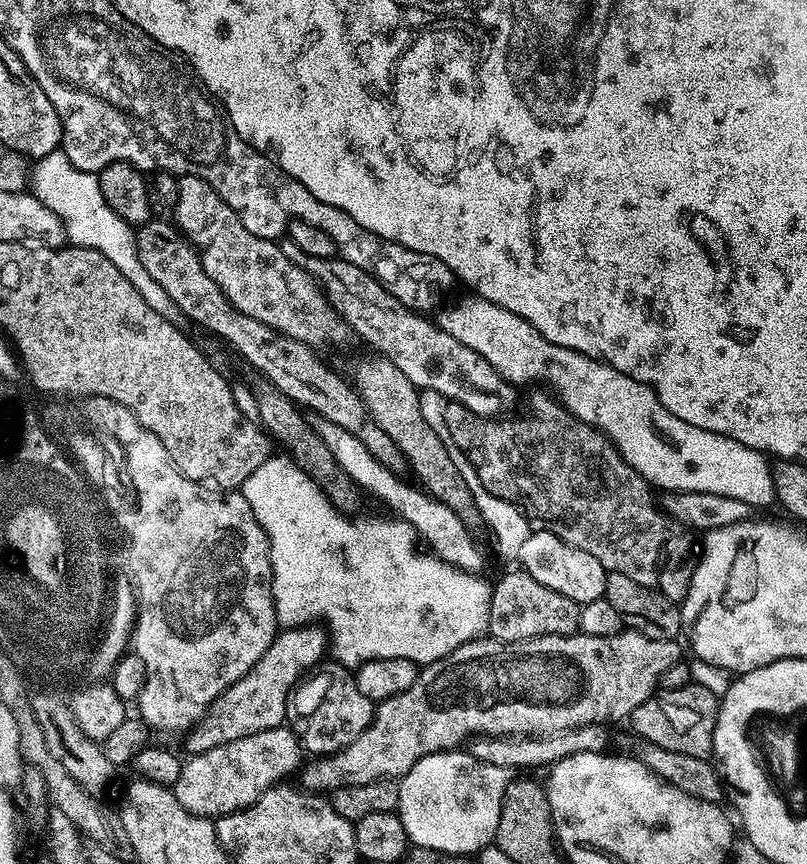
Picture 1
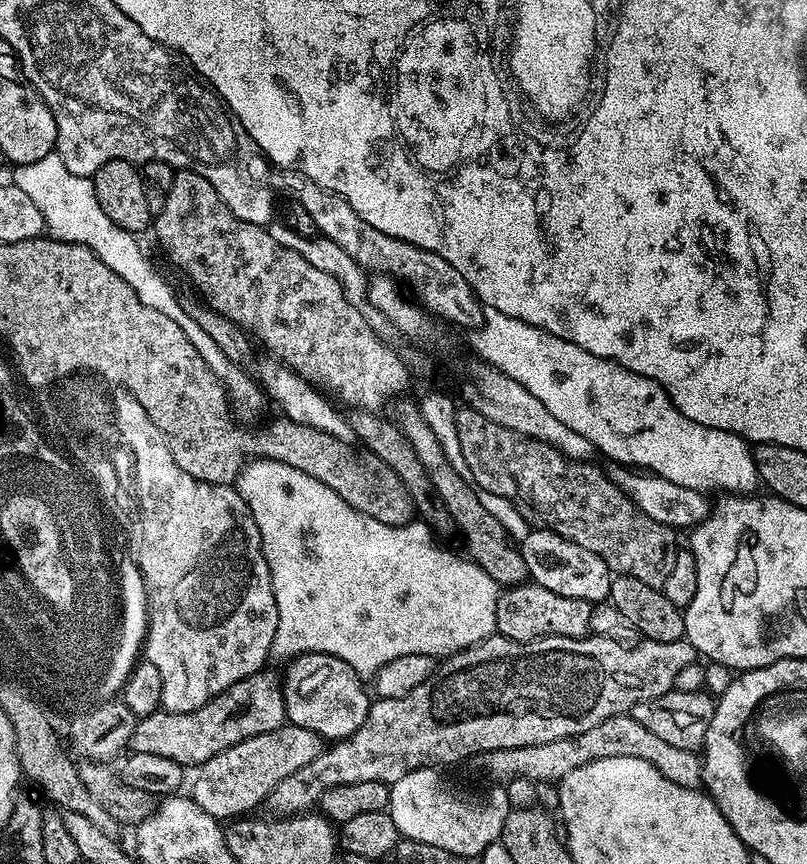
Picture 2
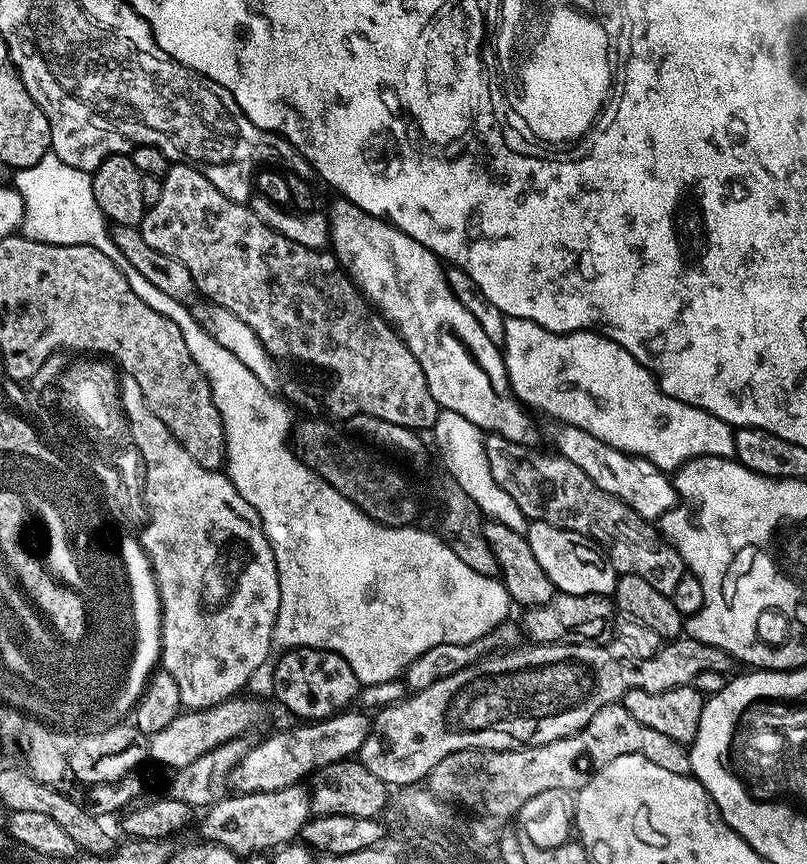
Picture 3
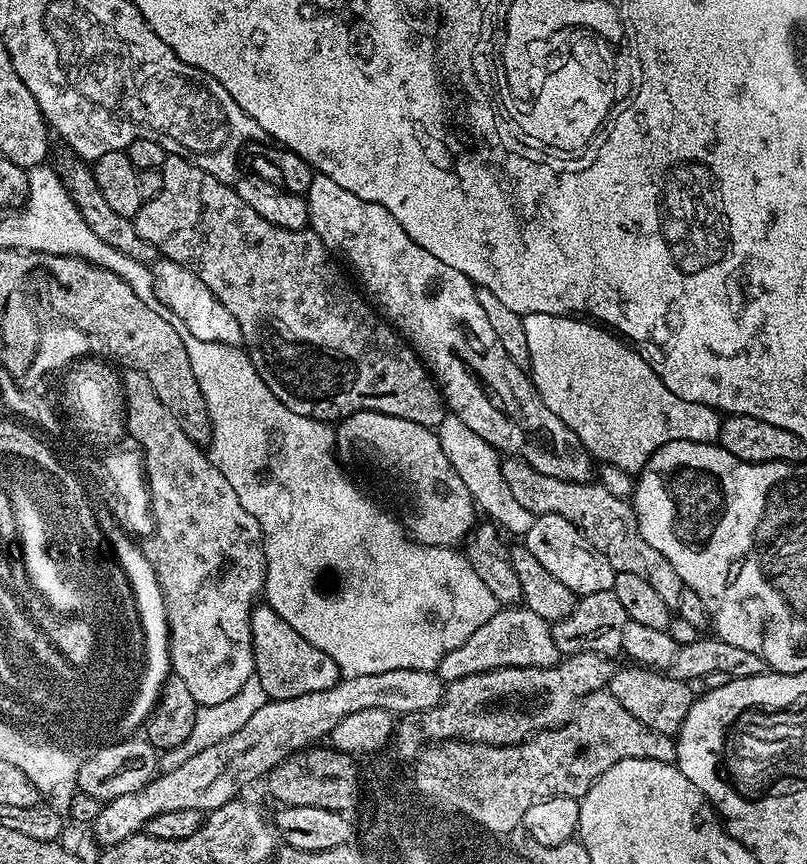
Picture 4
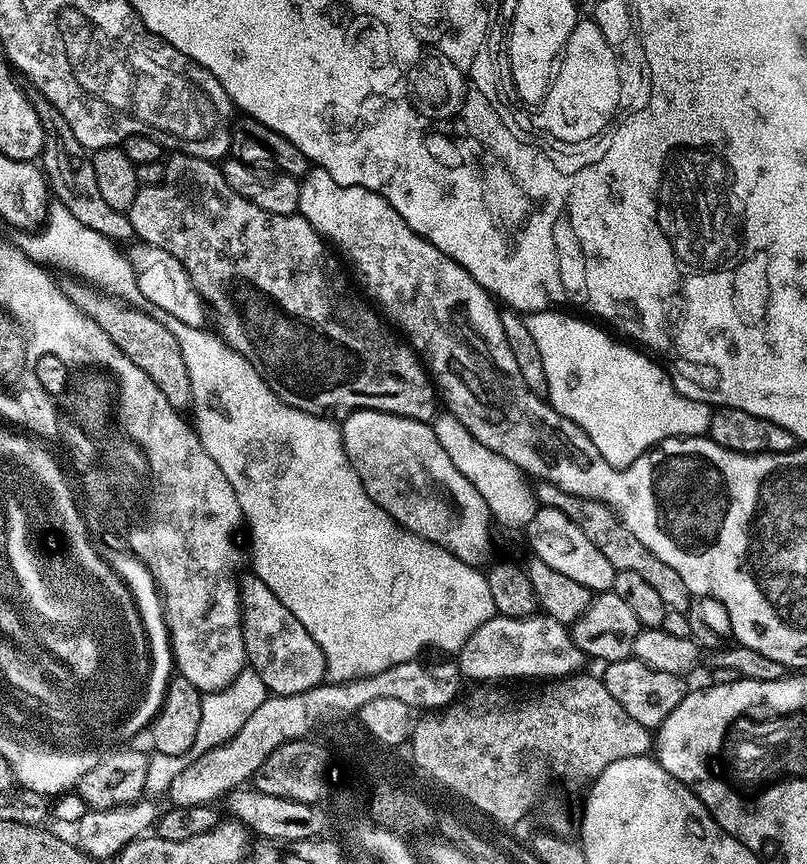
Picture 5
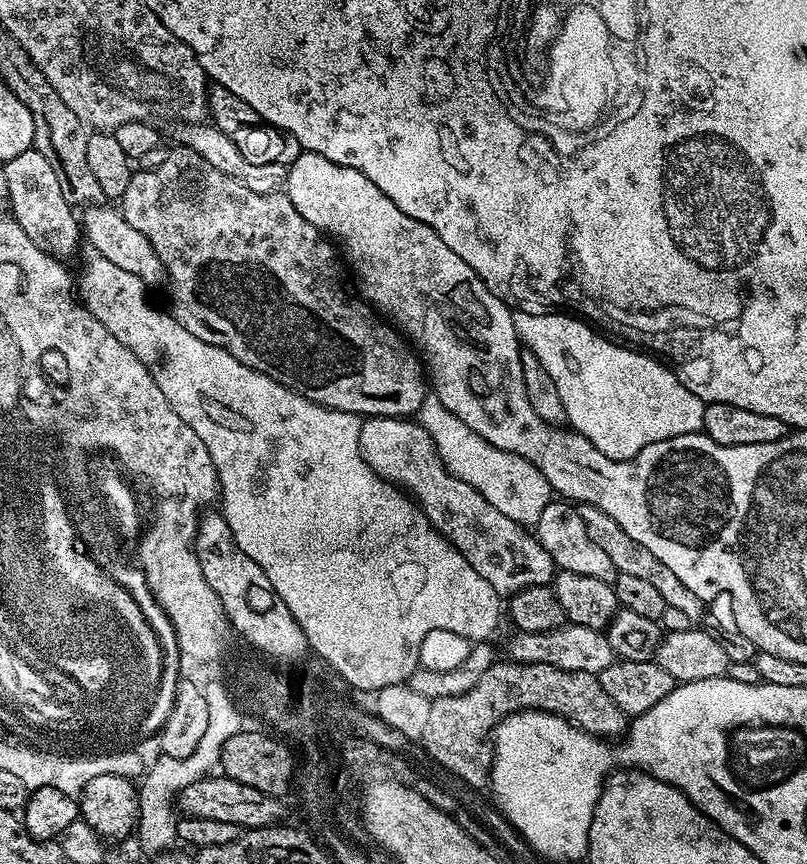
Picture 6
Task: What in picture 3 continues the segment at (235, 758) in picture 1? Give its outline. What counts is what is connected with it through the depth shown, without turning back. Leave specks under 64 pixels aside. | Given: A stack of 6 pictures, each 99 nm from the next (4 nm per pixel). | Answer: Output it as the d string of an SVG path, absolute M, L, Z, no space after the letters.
M345 710L324 720L297 723L297 728L284 728L265 740L253 743L247 754L234 766L230 777L231 791L269 792L282 790L301 783L300 779L311 777L321 768L339 760L355 757L370 727L369 717L363 711Z

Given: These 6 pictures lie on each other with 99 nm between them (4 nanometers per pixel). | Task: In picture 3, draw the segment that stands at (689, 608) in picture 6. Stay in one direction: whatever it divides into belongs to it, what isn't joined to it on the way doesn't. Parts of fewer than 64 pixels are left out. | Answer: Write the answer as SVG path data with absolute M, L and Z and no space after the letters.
M485 435L484 450L486 462L490 464L490 474L514 502L518 502L518 510L528 516L529 521L545 520L547 524L553 524L559 528L569 528L579 536L586 537L591 543L599 546L606 553L608 561L616 569L619 575L638 574L638 578L646 578L654 590L662 590L662 594L672 595L674 586L678 586L678 578L685 574L684 560L676 552L676 549L664 539L659 527L655 523L643 520L626 502L614 498L614 494L606 494L562 455L551 454L547 456L539 452L539 447L512 442L502 436Z

